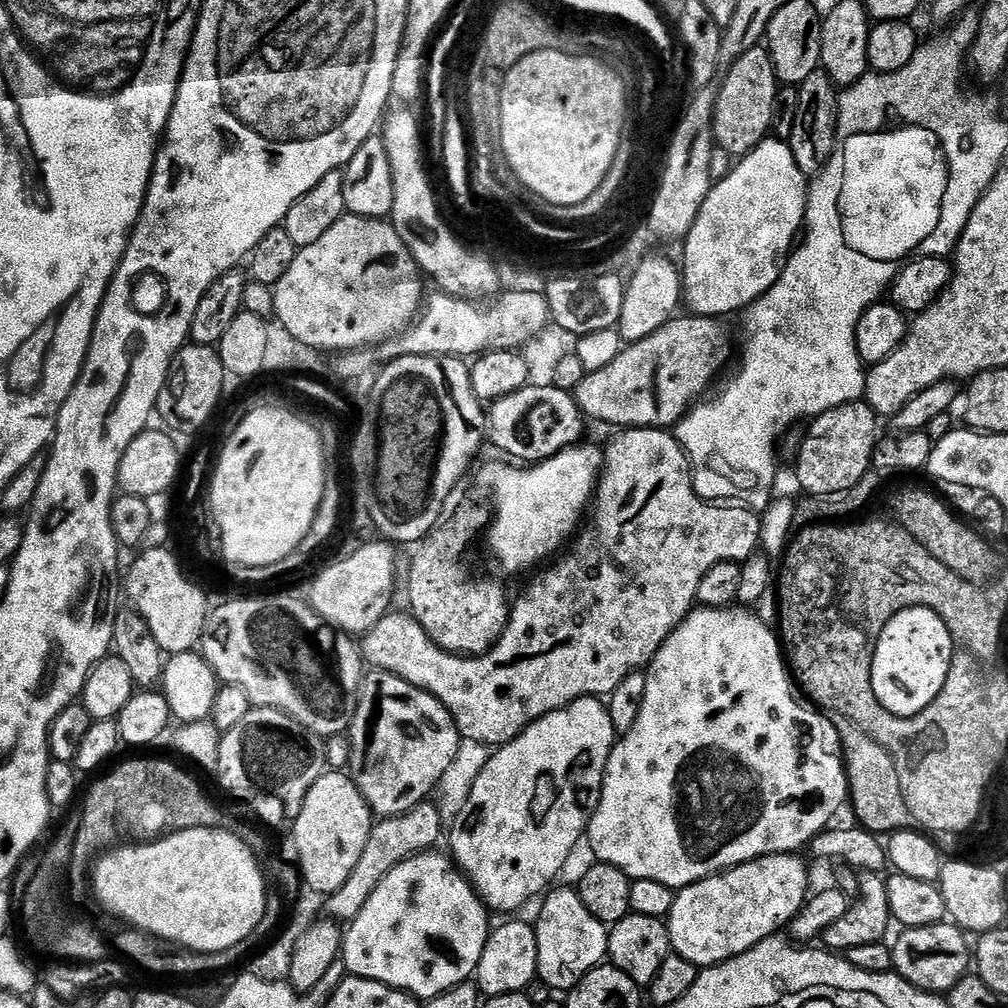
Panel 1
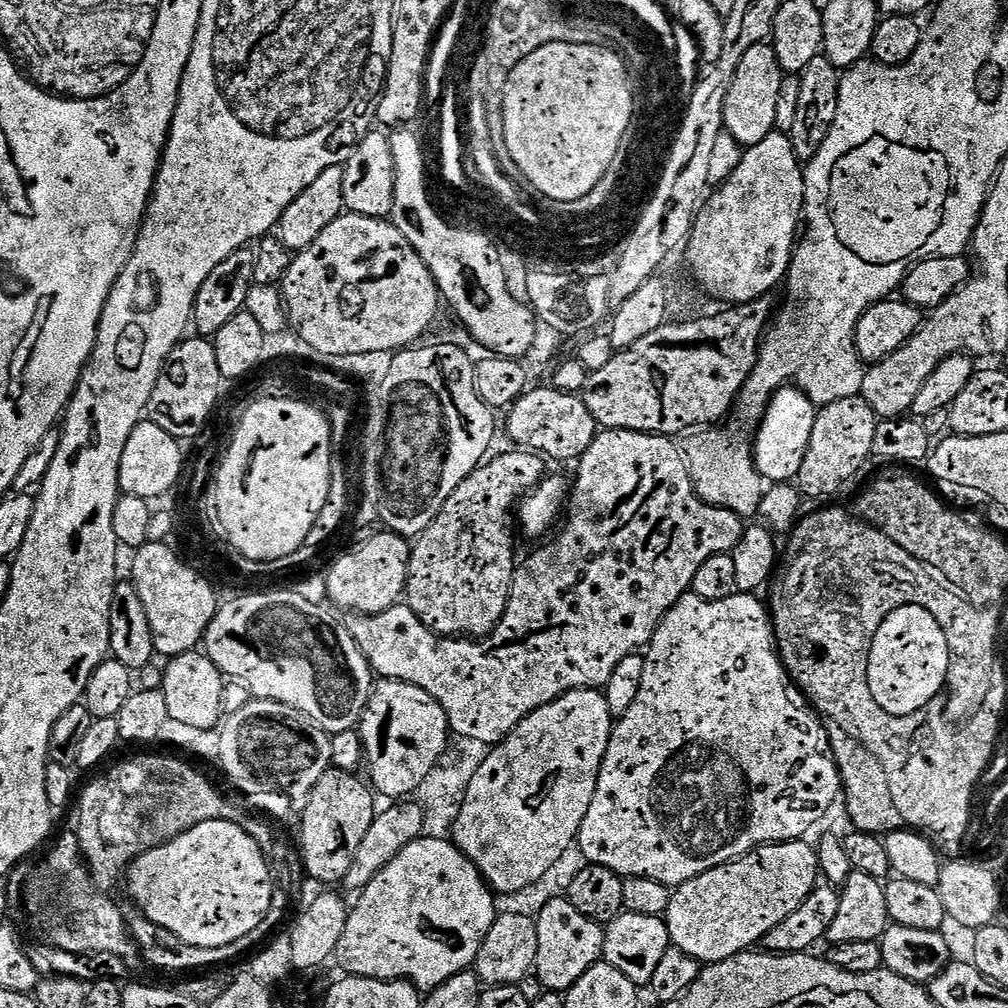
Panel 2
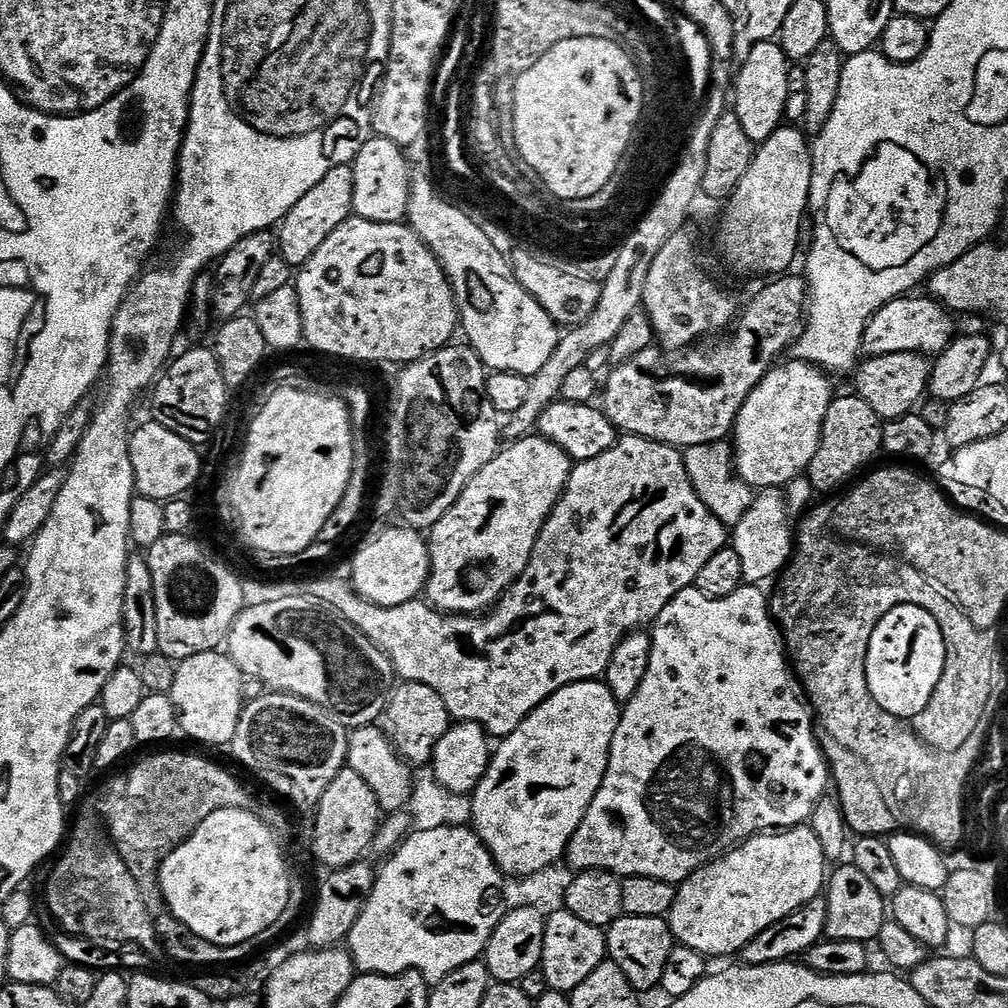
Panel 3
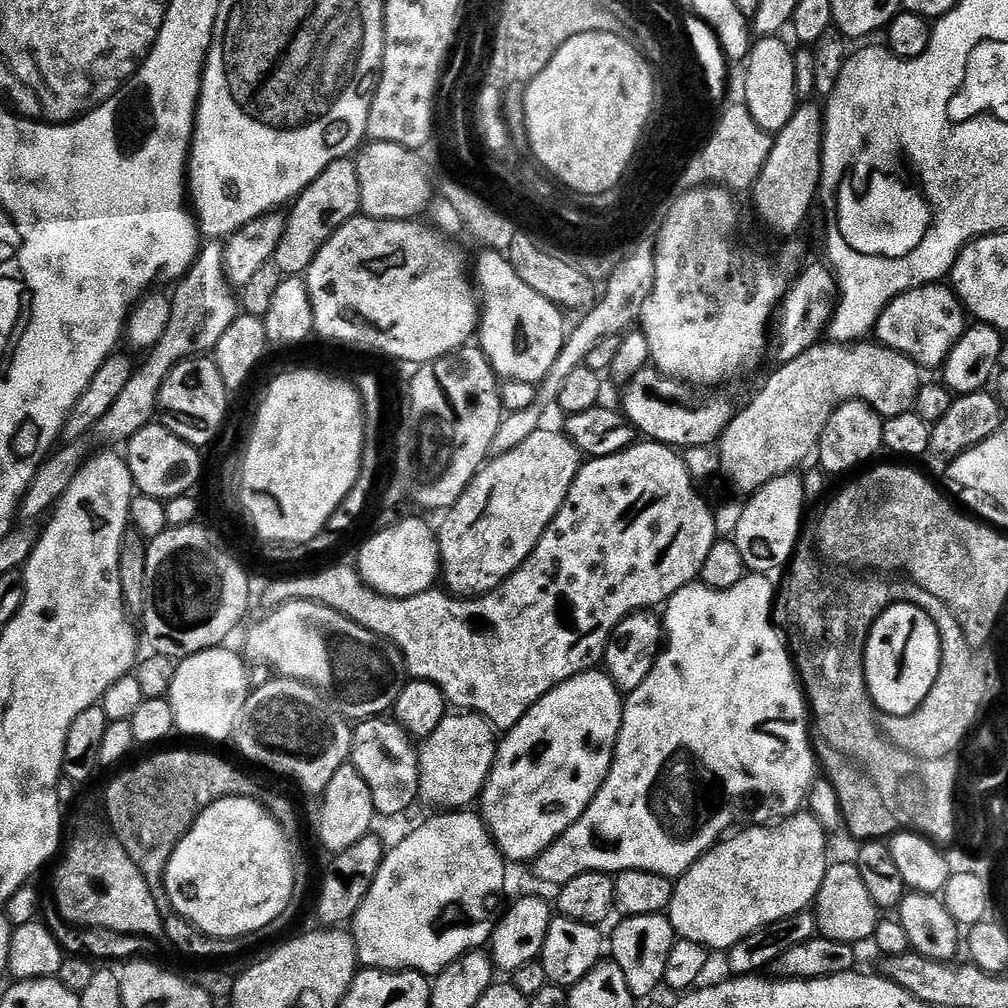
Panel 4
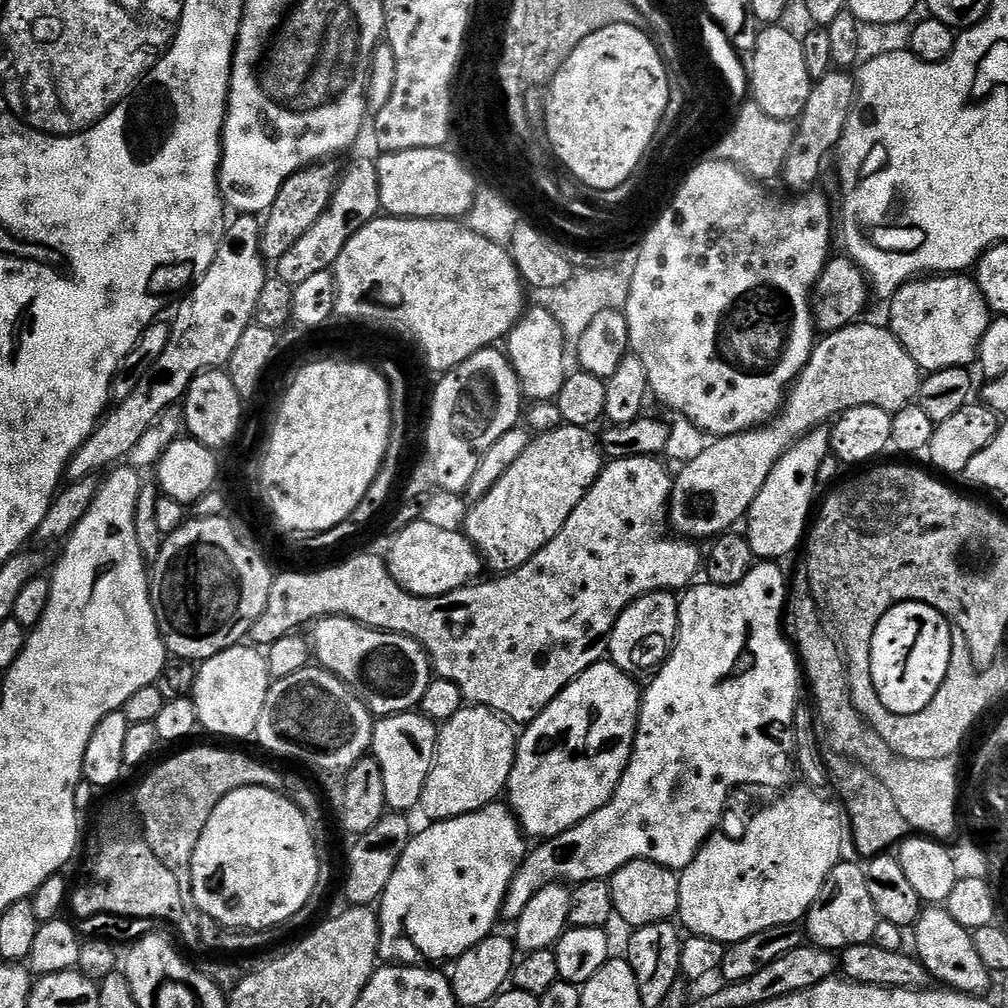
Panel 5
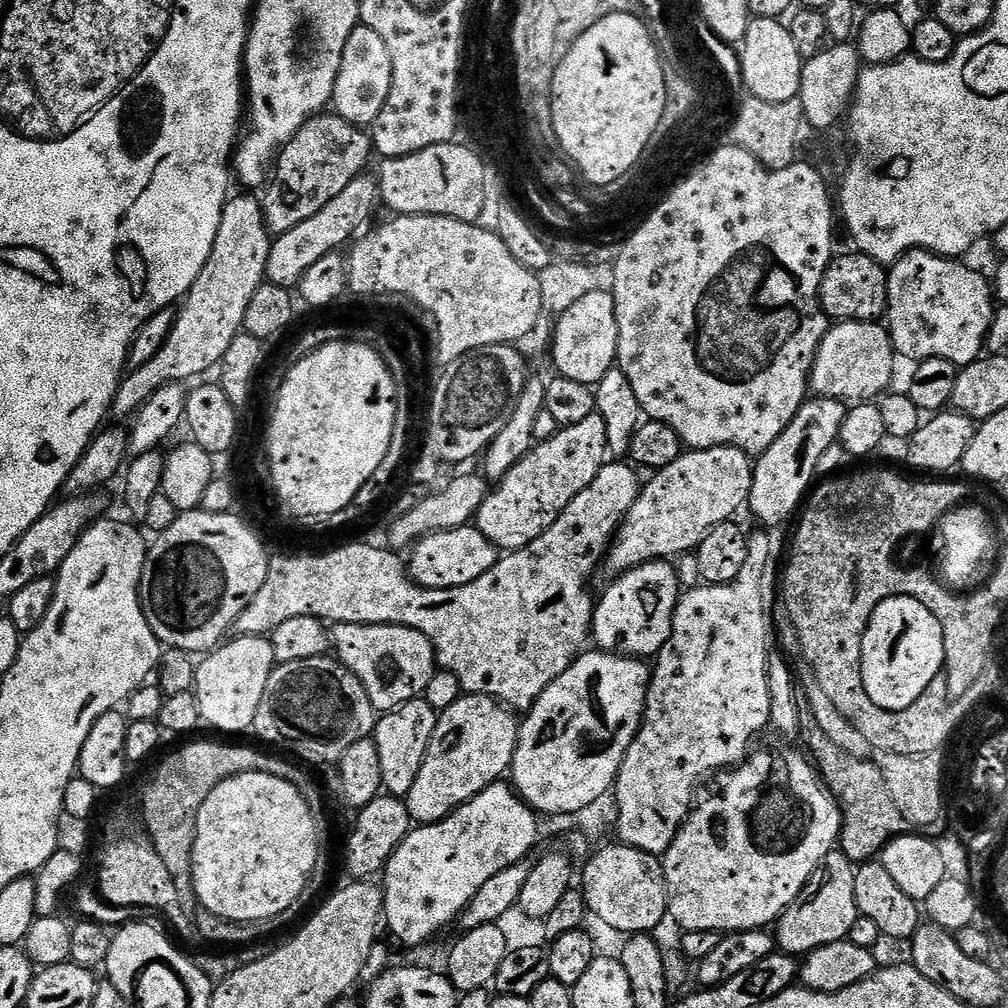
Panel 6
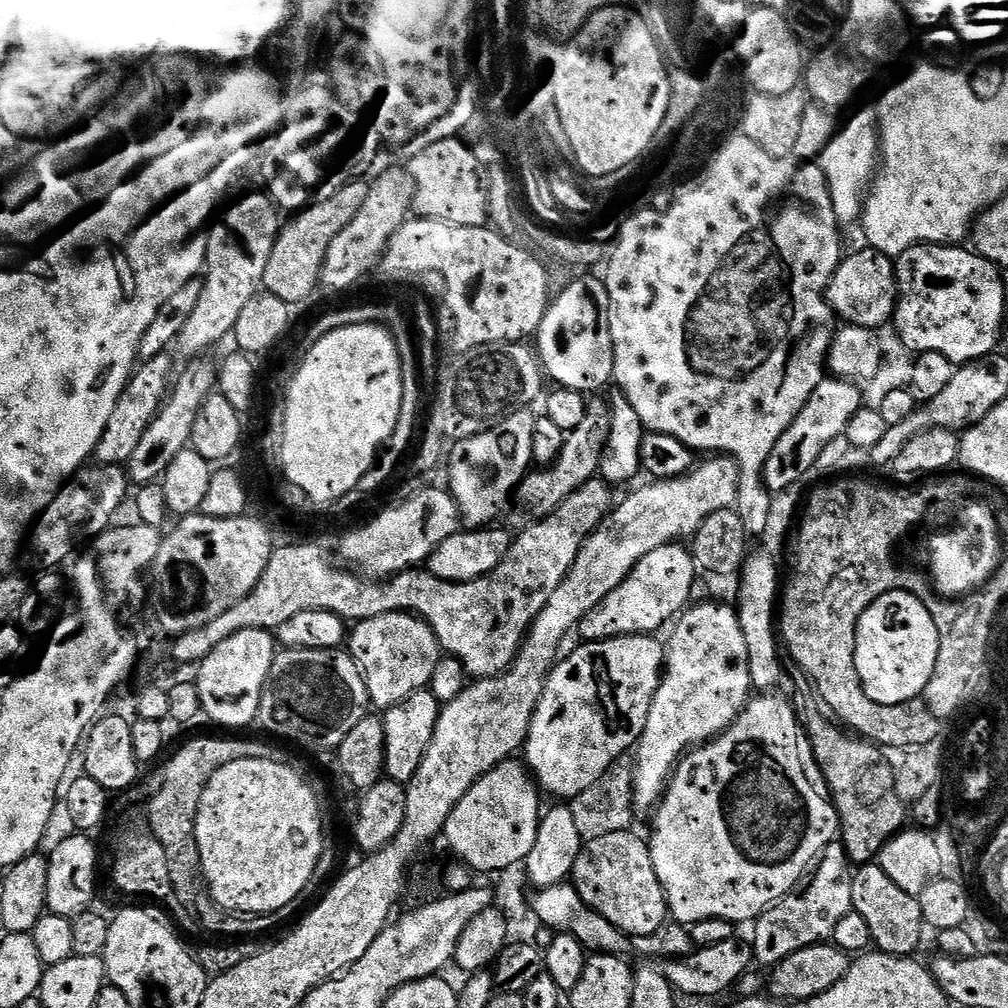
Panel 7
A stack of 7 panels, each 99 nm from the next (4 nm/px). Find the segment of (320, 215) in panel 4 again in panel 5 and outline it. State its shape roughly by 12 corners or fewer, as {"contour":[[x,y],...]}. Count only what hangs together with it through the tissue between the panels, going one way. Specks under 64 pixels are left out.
{"contour":[[376,165],[339,177],[314,226],[275,261],[295,286],[335,265],[353,232],[381,215]]}

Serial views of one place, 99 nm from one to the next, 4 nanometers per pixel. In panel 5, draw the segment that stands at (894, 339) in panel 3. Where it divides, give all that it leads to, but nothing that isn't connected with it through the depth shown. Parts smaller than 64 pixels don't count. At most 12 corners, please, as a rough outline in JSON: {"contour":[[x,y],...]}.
{"contour":[[964,274],[913,278],[887,327],[925,373],[975,357],[990,309]]}

